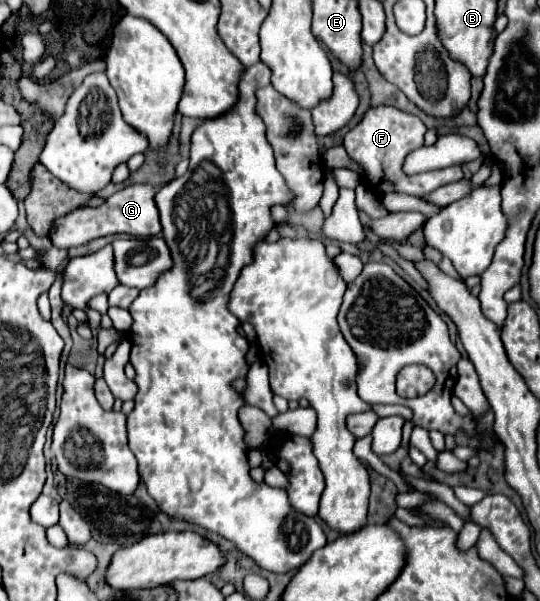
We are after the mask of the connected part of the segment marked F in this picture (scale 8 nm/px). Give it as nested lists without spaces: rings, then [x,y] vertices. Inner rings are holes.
[[[379,104],[379,106],[367,108],[361,122],[345,134],[343,146],[345,146],[347,154],[357,164],[361,164],[363,176],[365,176],[363,182],[377,198],[385,196],[389,192],[411,194],[411,196],[427,196],[441,186],[460,181],[464,178],[464,174],[460,165],[441,168],[441,170],[431,170],[431,172],[423,172],[423,174],[411,174],[411,176],[407,176],[403,172],[405,156],[411,150],[424,145],[426,131],[427,127],[415,114],[401,110],[401,108],[395,108],[395,106]]]

